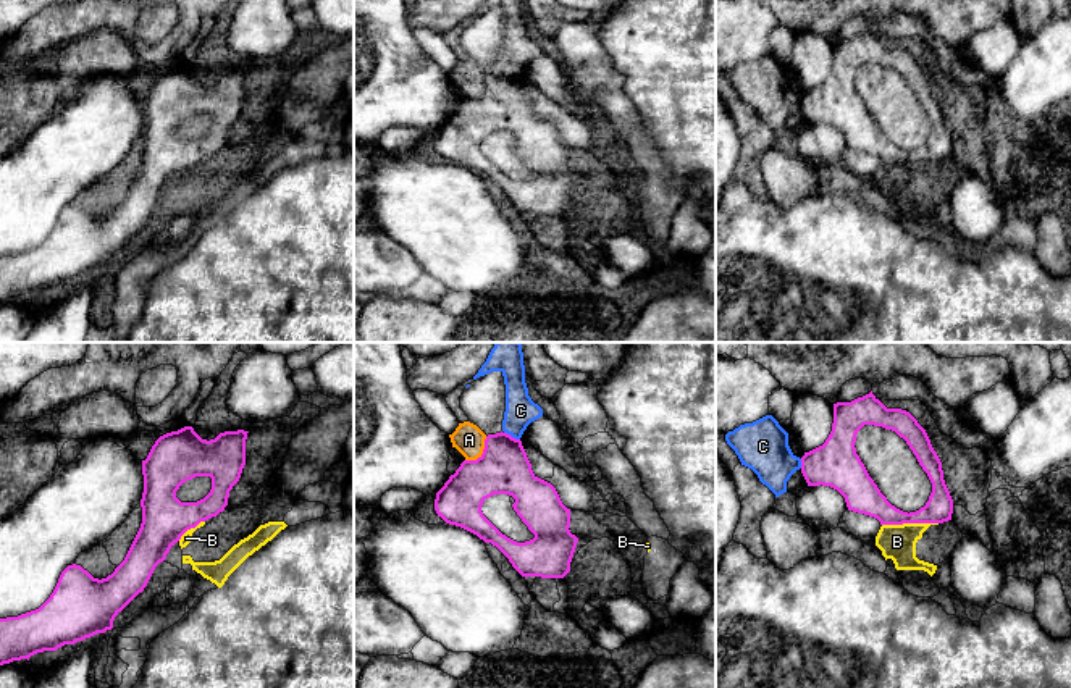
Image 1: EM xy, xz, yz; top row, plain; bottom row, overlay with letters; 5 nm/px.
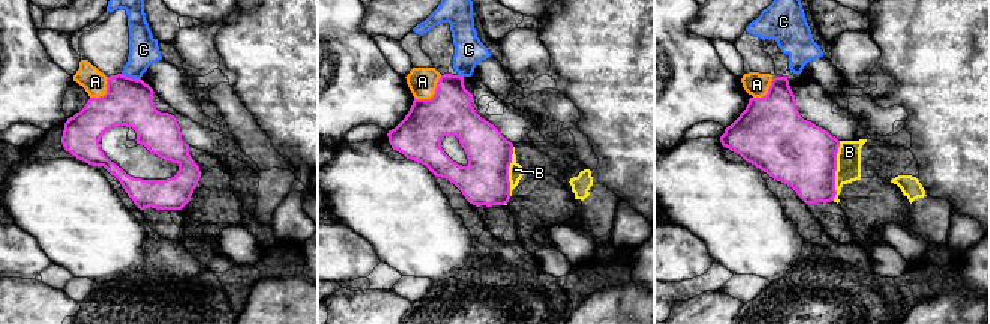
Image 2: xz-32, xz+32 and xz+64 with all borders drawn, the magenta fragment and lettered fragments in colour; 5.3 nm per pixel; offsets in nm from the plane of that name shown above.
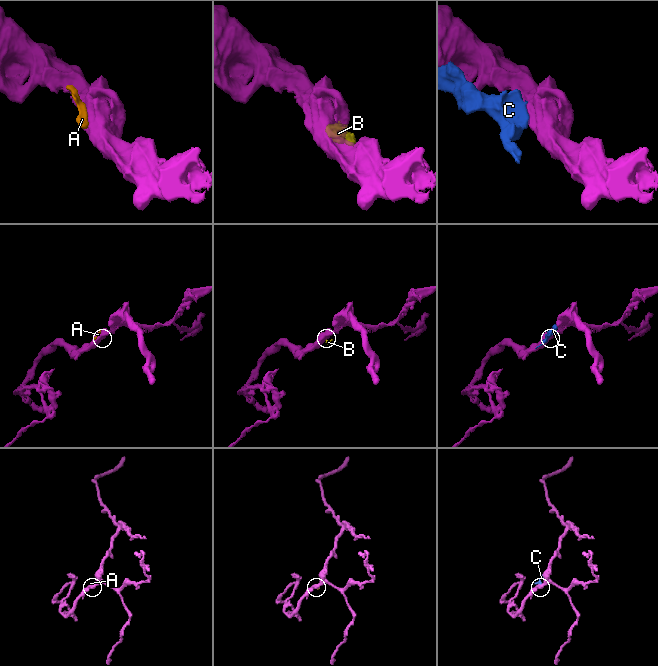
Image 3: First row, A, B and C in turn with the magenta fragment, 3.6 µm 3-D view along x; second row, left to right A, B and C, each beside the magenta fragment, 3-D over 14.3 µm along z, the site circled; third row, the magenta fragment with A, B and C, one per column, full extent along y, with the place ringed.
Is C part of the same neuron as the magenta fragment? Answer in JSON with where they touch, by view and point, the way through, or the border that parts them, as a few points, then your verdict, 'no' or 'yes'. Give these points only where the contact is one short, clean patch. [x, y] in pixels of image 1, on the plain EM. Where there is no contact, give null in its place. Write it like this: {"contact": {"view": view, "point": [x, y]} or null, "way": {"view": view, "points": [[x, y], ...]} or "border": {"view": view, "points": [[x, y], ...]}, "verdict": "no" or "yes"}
{"contact": {"view": "xz", "point": [511, 75]}, "verdict": "no"}

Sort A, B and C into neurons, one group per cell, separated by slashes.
A C / B

